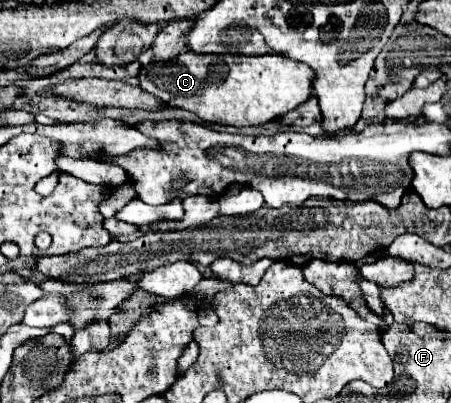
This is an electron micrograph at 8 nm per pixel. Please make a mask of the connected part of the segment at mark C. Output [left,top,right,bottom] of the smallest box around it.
[139,54,315,126]

